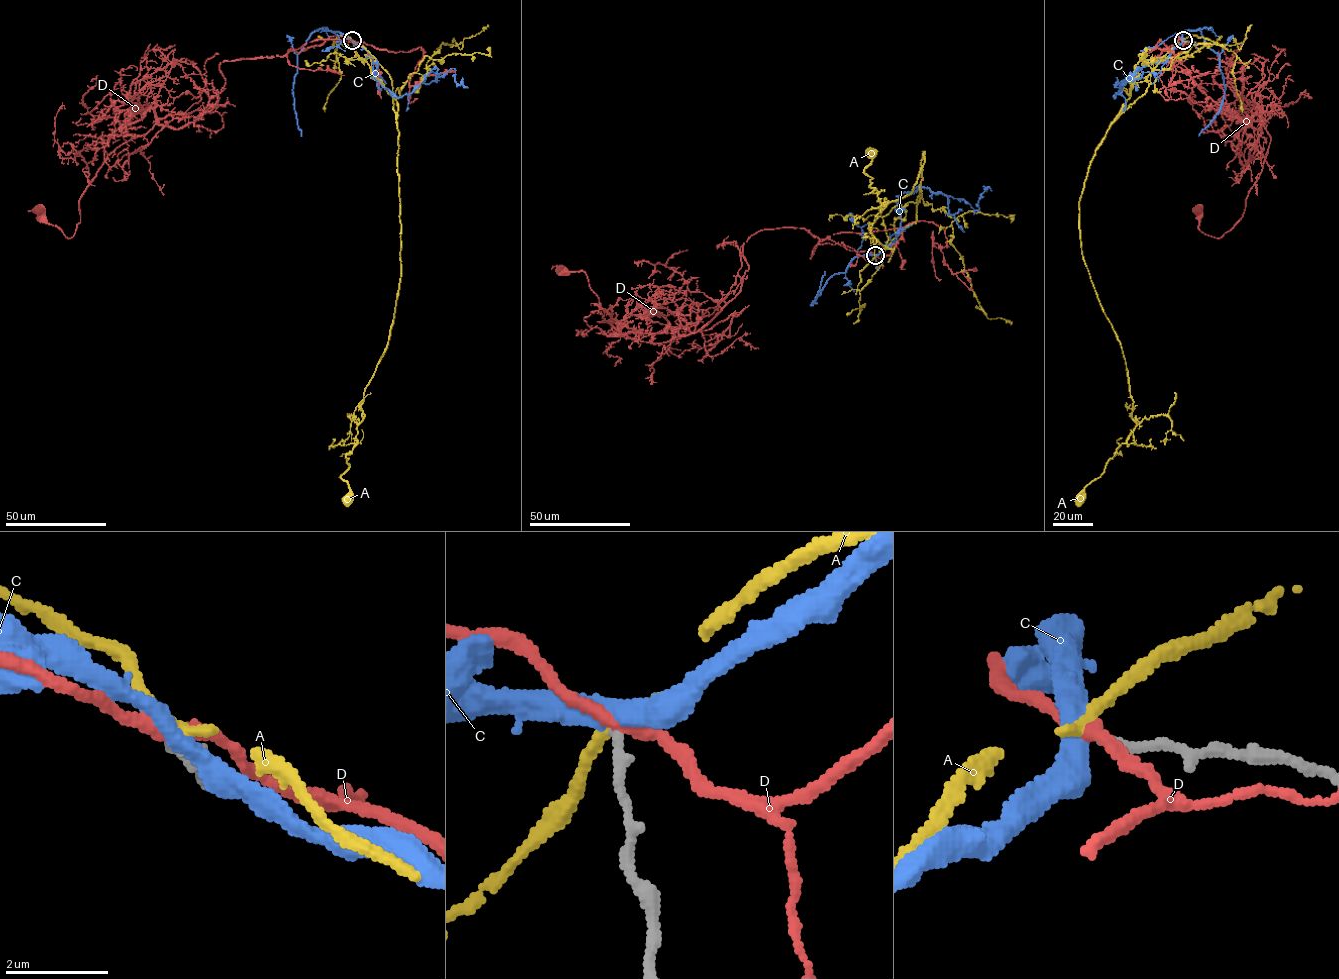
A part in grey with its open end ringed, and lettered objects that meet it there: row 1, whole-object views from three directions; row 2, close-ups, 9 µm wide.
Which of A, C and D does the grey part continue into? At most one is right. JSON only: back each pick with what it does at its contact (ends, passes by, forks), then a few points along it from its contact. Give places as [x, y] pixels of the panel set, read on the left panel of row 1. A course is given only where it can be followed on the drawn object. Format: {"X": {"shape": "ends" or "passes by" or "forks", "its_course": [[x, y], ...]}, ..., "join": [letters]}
{"C": {"shape": "passes by", "its_course": [[352, 40], [369, 53], [377, 64], [376, 79], [396, 96], [411, 92], [452, 68], [454, 80], [468, 87]]}, "join": ["C"]}

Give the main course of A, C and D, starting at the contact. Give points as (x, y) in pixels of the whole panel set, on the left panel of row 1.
A: (352, 40), (334, 42), (364, 59), (397, 103), (401, 271), (384, 353), (341, 476), (348, 499)
C: (352, 40), (369, 53), (377, 64), (376, 79), (396, 96), (411, 92), (452, 68), (454, 80), (468, 87)
D: (352, 40), (224, 61), (210, 111), (180, 128), (155, 124), (110, 154), (71, 238), (39, 208)

